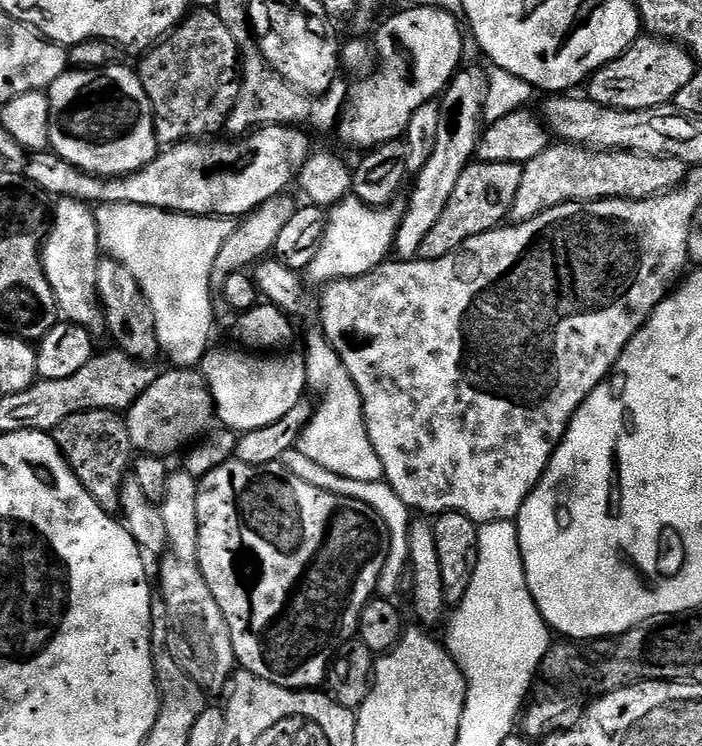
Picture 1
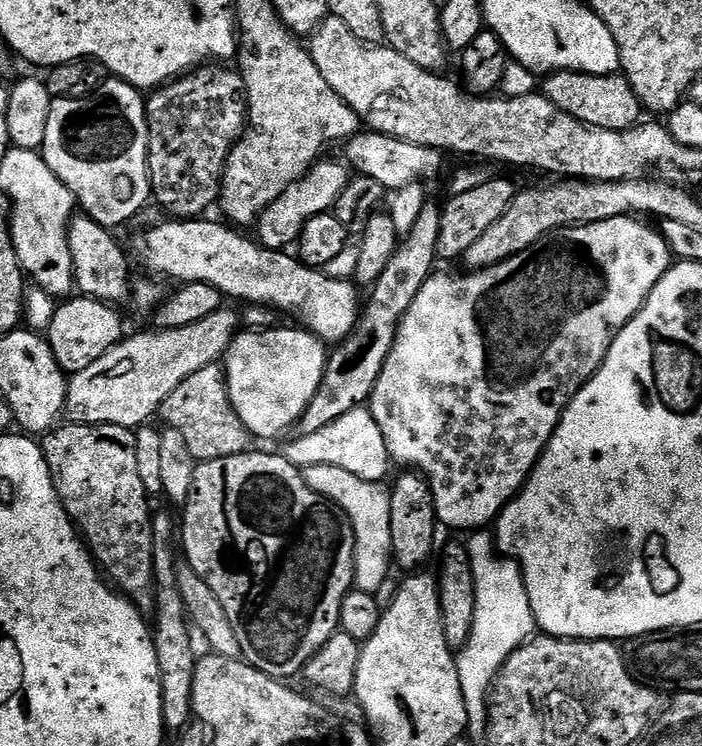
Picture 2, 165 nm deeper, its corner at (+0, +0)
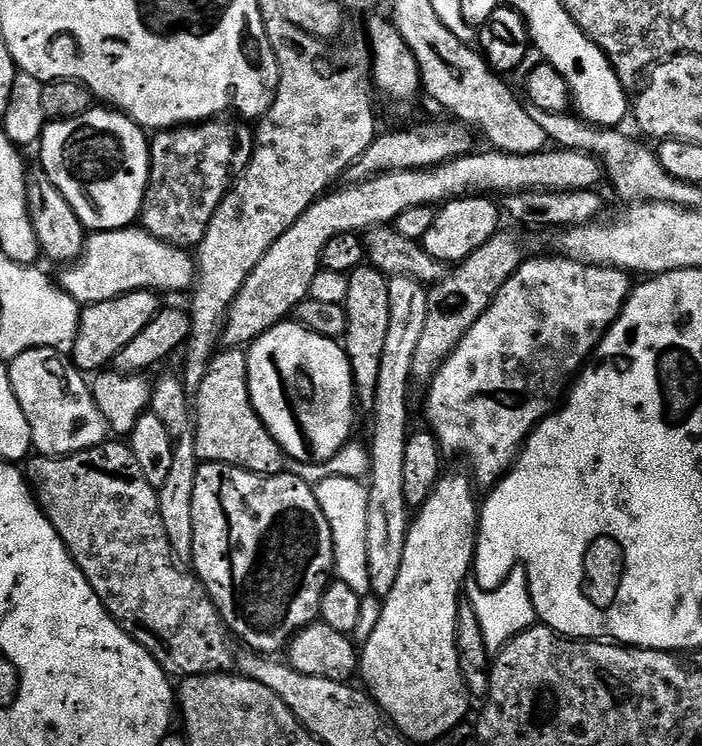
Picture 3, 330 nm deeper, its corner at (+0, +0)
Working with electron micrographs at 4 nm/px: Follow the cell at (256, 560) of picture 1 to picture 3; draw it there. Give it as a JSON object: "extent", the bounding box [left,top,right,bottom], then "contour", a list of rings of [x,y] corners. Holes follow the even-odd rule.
{"extent":[190,462,334,654],"contour":[[[204,462],[197,467],[196,481],[194,482],[194,550],[190,561],[194,566],[195,575],[204,584],[204,588],[212,596],[216,603],[216,609],[220,617],[228,625],[228,631],[237,641],[245,640],[251,651],[256,654],[276,654],[279,650],[287,649],[291,639],[297,632],[307,628],[320,615],[320,603],[326,586],[333,575],[334,546],[332,545],[332,532],[326,514],[318,504],[313,492],[313,485],[307,480],[291,474],[278,476],[259,476],[253,472],[247,472],[241,468],[235,468],[232,464],[213,464]]]}

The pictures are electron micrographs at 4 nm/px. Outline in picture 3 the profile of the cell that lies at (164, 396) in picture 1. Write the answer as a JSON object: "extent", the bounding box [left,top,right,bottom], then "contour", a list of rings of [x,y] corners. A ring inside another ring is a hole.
{"extent":[194,346,286,476],"contour":[[[228,346],[223,350],[213,355],[206,374],[194,394],[197,461],[232,464],[235,468],[259,476],[281,475],[285,471],[284,463],[286,463],[284,450],[269,434],[267,426],[254,410],[250,398],[248,353],[240,346]]]}

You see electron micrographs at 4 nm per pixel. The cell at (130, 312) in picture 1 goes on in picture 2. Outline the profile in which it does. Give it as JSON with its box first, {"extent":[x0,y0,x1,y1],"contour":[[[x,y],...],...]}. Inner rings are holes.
{"extent":[68,214,129,306],"contour":[[[83,214],[73,215],[68,223],[68,245],[72,259],[74,284],[83,295],[103,304],[120,306],[124,299],[129,299],[128,256],[124,248],[115,240],[113,233]]]}

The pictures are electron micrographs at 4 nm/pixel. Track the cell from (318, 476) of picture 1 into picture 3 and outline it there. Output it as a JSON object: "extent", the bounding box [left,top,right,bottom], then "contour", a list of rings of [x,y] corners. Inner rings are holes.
{"extent":[313,476,372,597],"contour":[[[331,476],[317,481],[313,485],[313,492],[330,523],[335,556],[333,571],[337,579],[346,582],[346,586],[360,597],[369,595],[372,587],[369,567],[366,565],[366,519],[369,505],[367,485],[363,481],[350,479],[348,476]]]}

